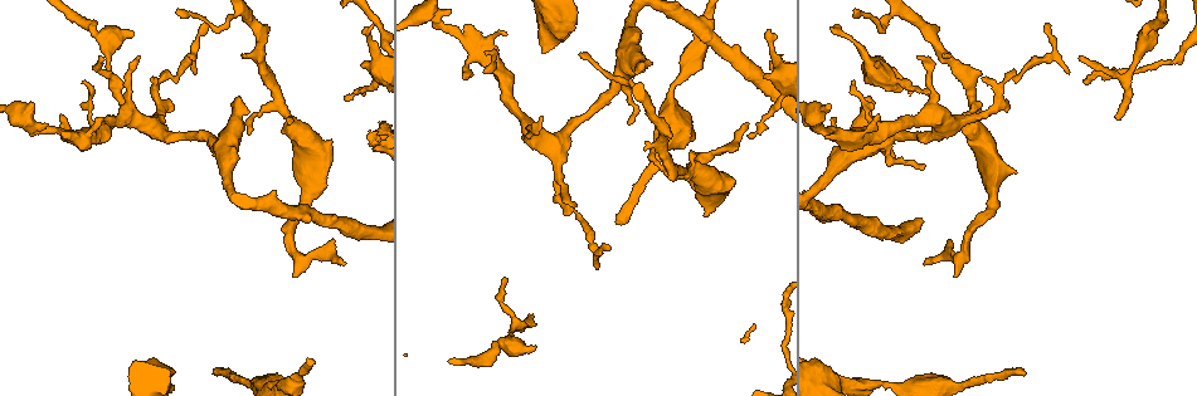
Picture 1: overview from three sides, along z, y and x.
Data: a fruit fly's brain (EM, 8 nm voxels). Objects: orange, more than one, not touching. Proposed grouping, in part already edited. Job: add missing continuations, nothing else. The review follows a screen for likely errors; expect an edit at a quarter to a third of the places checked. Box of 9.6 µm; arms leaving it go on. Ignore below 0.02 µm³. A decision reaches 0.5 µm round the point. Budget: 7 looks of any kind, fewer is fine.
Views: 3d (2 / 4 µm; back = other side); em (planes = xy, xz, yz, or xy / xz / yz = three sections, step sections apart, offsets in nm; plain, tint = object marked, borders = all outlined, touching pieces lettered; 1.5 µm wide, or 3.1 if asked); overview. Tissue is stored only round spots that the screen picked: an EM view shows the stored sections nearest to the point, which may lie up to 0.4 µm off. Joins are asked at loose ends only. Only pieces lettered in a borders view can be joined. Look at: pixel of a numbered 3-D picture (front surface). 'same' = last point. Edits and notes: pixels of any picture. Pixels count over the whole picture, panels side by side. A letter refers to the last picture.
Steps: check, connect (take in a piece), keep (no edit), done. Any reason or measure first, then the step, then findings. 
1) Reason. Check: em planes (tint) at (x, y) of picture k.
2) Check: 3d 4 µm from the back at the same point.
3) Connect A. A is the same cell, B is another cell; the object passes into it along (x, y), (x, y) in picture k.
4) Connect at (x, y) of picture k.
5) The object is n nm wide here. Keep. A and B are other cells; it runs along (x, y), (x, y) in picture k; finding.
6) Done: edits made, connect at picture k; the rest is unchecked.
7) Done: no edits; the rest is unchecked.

Check: em planes (borders) at (102, 119) of picture 1.

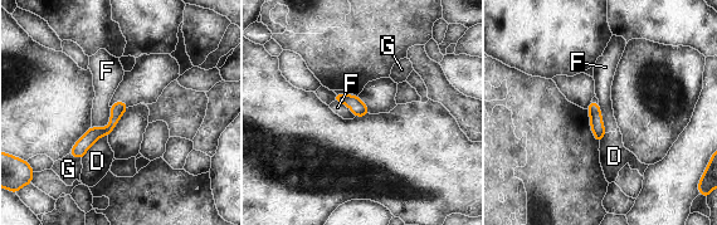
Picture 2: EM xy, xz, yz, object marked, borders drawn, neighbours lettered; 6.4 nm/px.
The longest contact is with D, 240 nm. Keep. D, F and G are other cells; a border runs along (111, 107), (110, 122), (92, 127) in picture 2; none of them fits.

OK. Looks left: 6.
Thick end. Check: em yz step 8 (tint) at (238, 97) of picture 1.

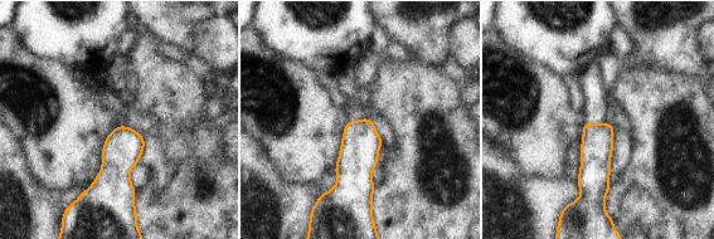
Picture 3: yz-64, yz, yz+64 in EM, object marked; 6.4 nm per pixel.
What lies round it. Check: em yz step 8 (borders) at the same point.

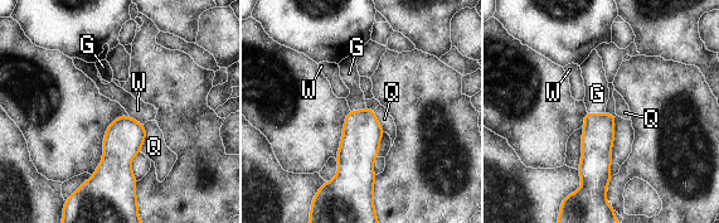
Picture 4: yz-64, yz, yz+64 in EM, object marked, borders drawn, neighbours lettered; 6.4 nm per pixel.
Connect G. G is the same cell, Q and W are other cells; the object passes into it along (598, 131), (596, 114), (597, 93) in picture 4; it goes on there.

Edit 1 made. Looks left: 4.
Check: overview.

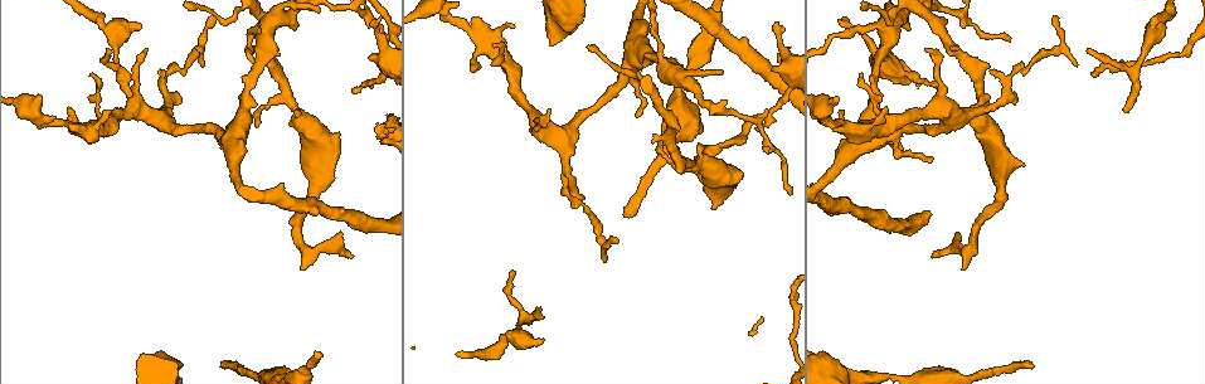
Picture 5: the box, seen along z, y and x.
Branch stops here. Check: em xz step 8 (borders) at (756, 128) of picture 5.

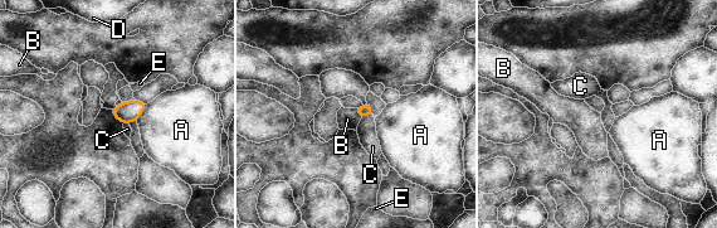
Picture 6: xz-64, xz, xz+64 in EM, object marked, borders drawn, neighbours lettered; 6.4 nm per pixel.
Keep. A, B, C, D and E are other cells; a border runs along (356, 108), (361, 117) in picture 6; no lettered piece goes on from it.

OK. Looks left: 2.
Done: edits made, connect at picture 4; the rest is unchecked.

